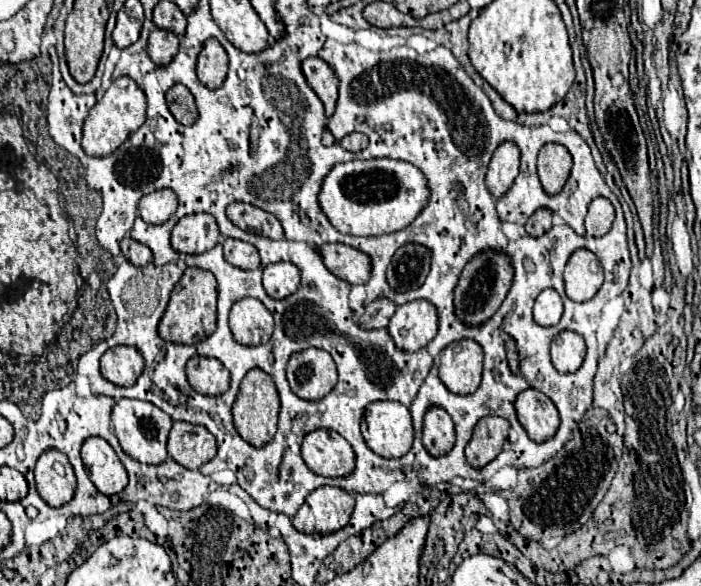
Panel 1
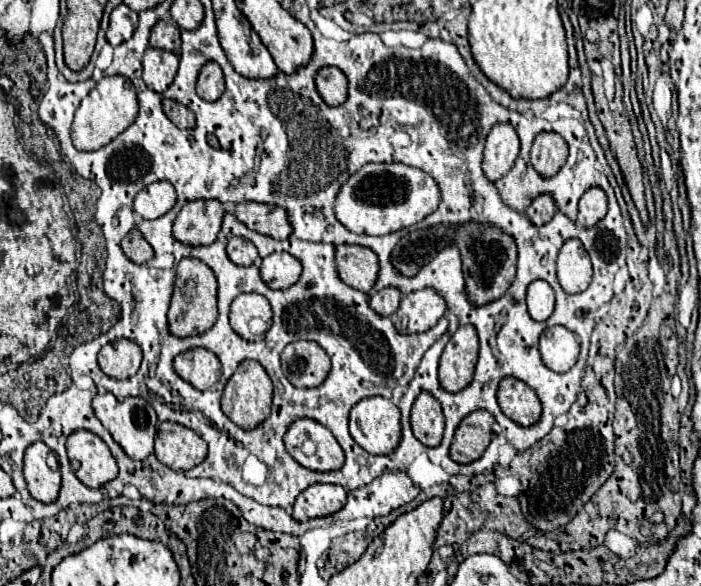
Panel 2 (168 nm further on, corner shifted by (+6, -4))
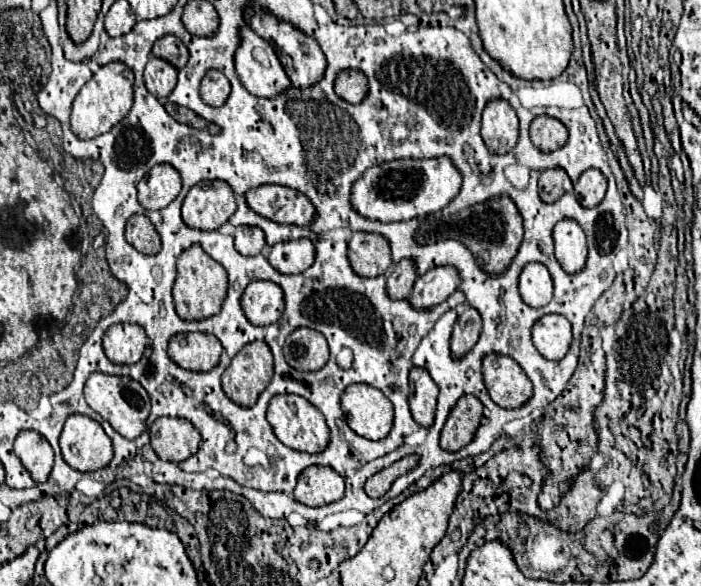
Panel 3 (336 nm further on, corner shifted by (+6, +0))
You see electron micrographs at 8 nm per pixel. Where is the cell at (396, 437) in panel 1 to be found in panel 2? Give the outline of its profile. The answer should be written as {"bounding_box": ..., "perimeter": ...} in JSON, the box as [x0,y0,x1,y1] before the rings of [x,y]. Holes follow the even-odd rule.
{"bounding_box":[349,396,401,456],"perimeter":[[[371,396],[357,402],[351,410],[349,430],[353,440],[373,456],[387,456],[395,452],[401,442],[401,414],[399,408],[383,398]]]}

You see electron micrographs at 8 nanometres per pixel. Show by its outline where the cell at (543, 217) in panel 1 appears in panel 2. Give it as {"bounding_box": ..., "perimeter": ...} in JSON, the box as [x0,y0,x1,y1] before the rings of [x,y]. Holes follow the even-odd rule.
{"bounding_box":[525,194,557,226],"perimeter":[[[541,194],[541,196],[537,196],[537,198],[533,200],[533,204],[525,210],[525,216],[529,218],[531,224],[543,226],[543,224],[547,224],[547,222],[553,218],[555,210],[557,210],[557,208],[555,208],[553,198],[551,198],[549,194]]]}

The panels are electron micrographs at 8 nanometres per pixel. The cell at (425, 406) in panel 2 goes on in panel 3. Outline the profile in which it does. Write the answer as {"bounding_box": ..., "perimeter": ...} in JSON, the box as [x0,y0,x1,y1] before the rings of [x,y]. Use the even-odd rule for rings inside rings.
{"bounding_box":[409,366,439,428],"perimeter":[[[413,366],[409,370],[409,406],[411,406],[411,414],[413,418],[429,428],[433,424],[433,416],[435,416],[435,406],[437,406],[437,394],[439,388],[433,382],[433,378],[429,376],[429,372],[425,372],[425,368],[417,368]]]}

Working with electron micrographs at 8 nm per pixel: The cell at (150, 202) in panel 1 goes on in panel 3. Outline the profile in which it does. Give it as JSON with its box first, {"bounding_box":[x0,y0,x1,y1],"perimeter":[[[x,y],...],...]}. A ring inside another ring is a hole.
{"bounding_box":[137,164,181,210],"perimeter":[[[171,164],[153,166],[137,184],[139,202],[149,210],[169,206],[181,192],[181,174]]]}

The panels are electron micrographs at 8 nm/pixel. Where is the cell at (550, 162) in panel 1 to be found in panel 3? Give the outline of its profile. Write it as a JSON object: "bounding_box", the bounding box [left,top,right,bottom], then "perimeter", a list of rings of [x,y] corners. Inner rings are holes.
{"bounding_box":[529,114,567,152],"perimeter":[[[545,114],[537,116],[531,122],[529,134],[531,134],[531,142],[543,152],[557,150],[567,142],[565,124],[561,124],[557,118],[551,118],[551,116],[545,116]]]}

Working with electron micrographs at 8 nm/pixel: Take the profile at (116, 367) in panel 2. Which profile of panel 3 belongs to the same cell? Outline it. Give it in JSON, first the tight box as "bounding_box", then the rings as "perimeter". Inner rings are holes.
{"bounding_box":[103,324,147,364],"perimeter":[[[113,324],[103,336],[103,348],[115,364],[135,364],[147,346],[145,330],[139,324]]]}

